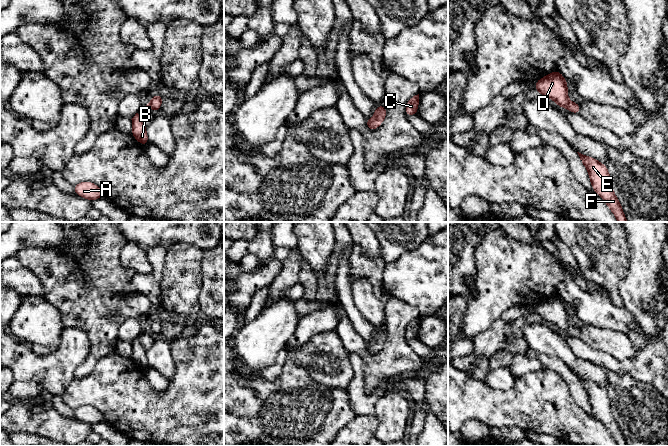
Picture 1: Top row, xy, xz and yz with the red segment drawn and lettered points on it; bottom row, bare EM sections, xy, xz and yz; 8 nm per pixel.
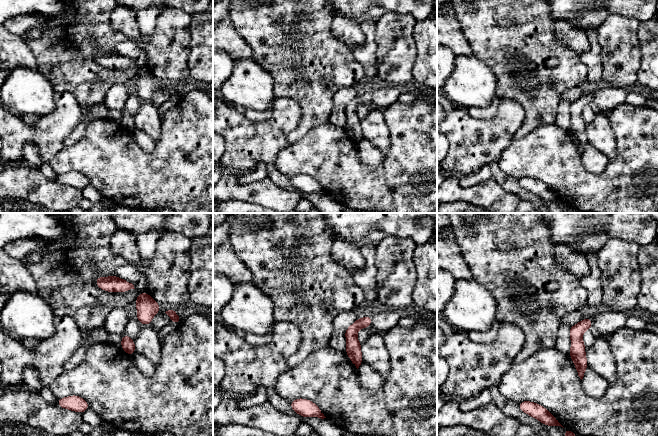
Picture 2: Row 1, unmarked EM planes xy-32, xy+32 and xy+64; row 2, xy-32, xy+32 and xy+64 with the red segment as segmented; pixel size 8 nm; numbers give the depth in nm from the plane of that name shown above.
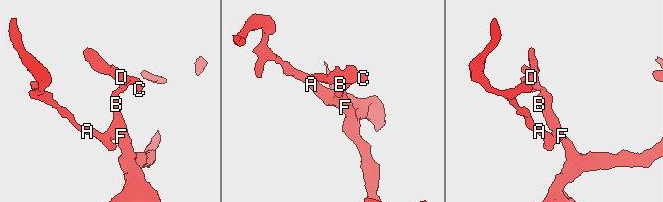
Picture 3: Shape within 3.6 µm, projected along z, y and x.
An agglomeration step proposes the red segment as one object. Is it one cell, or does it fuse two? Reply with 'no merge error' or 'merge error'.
no merge error

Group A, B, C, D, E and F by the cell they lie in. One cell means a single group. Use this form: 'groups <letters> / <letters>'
groups A B C D E F

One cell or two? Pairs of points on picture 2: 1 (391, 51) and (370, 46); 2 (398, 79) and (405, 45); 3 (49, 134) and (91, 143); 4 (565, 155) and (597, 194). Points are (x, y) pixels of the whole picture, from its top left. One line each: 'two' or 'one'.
1: two
2: one
3: two
4: one

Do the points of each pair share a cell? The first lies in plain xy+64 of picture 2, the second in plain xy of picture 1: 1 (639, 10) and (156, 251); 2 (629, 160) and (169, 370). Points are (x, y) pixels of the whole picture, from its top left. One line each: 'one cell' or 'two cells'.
1: two cells
2: two cells

